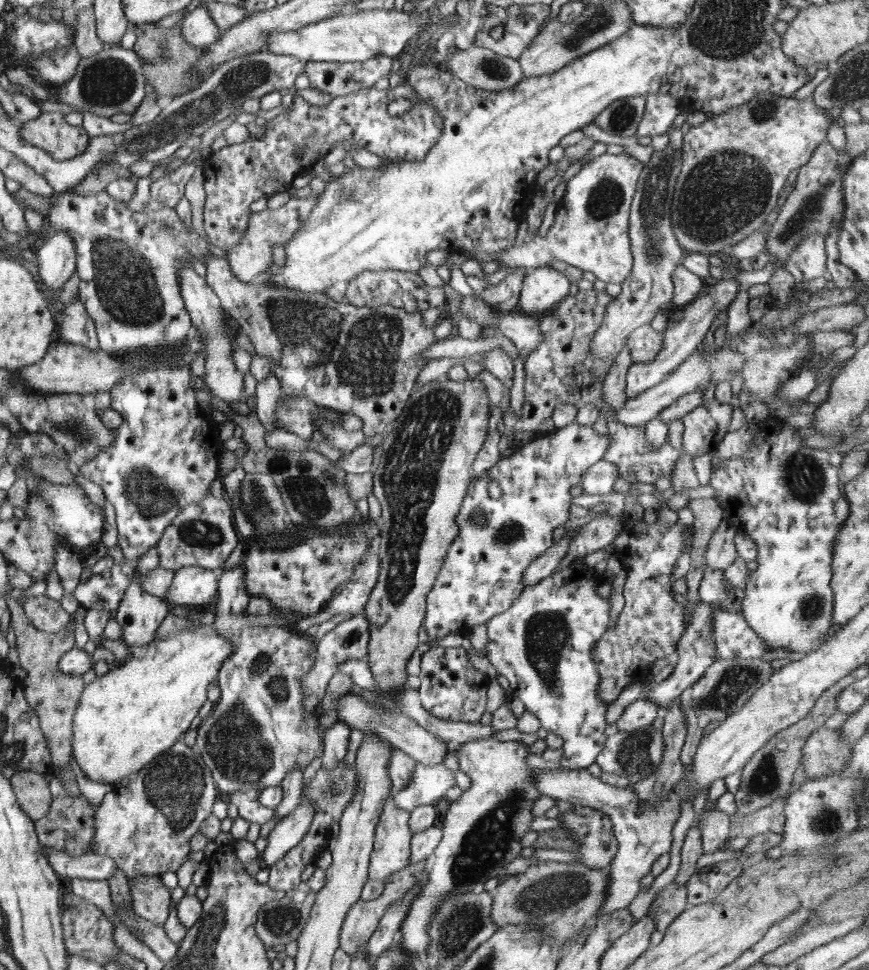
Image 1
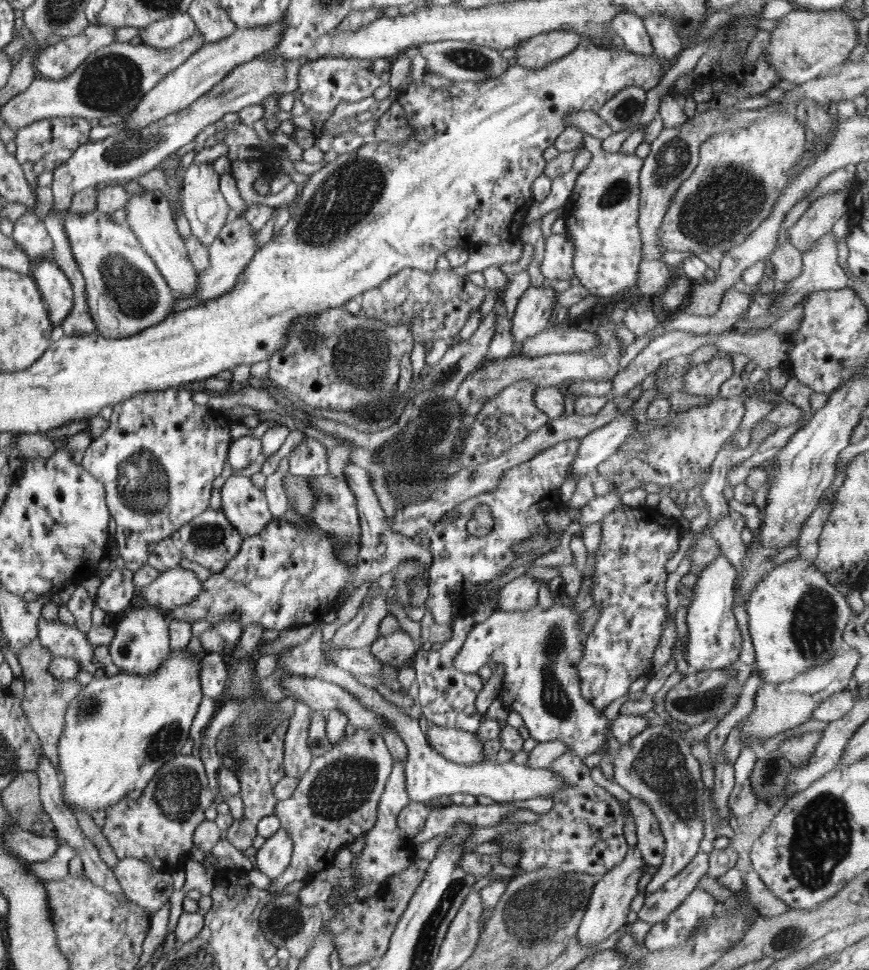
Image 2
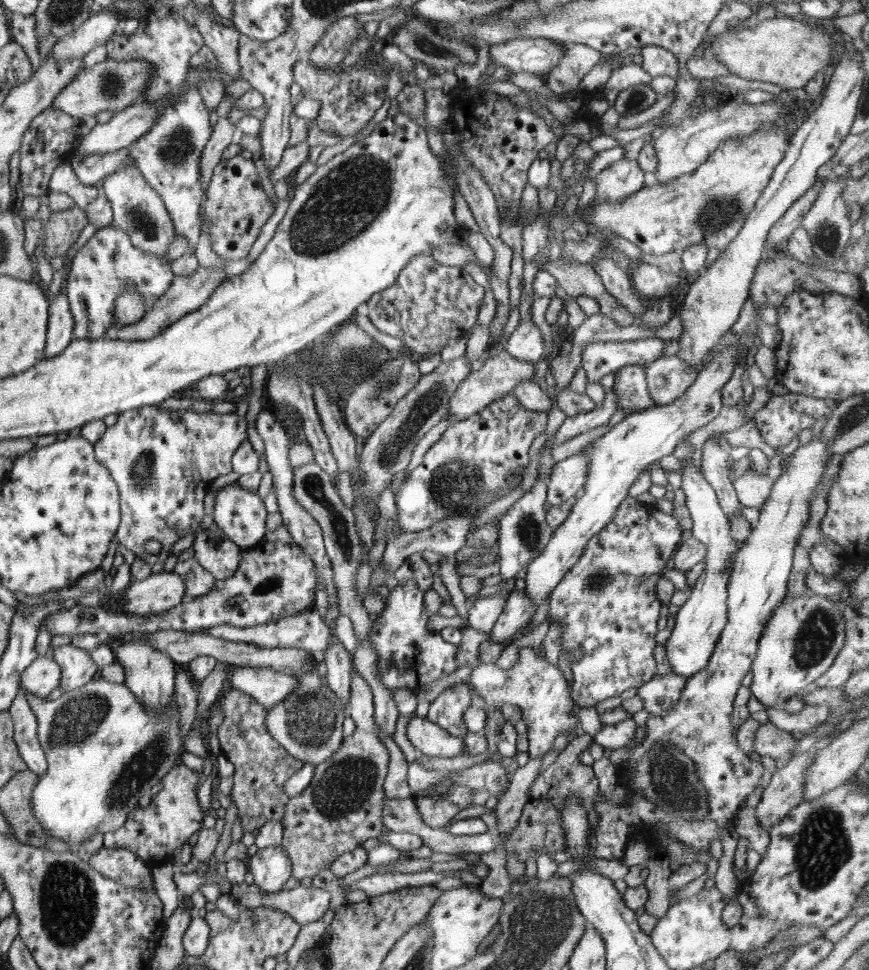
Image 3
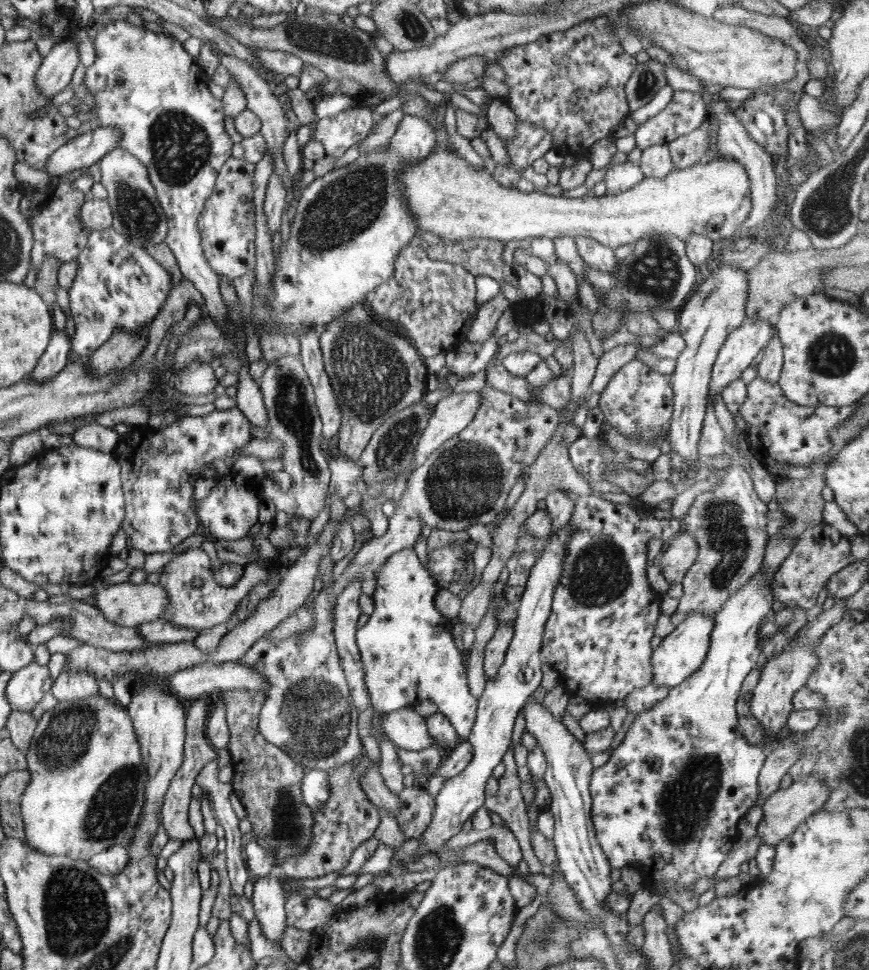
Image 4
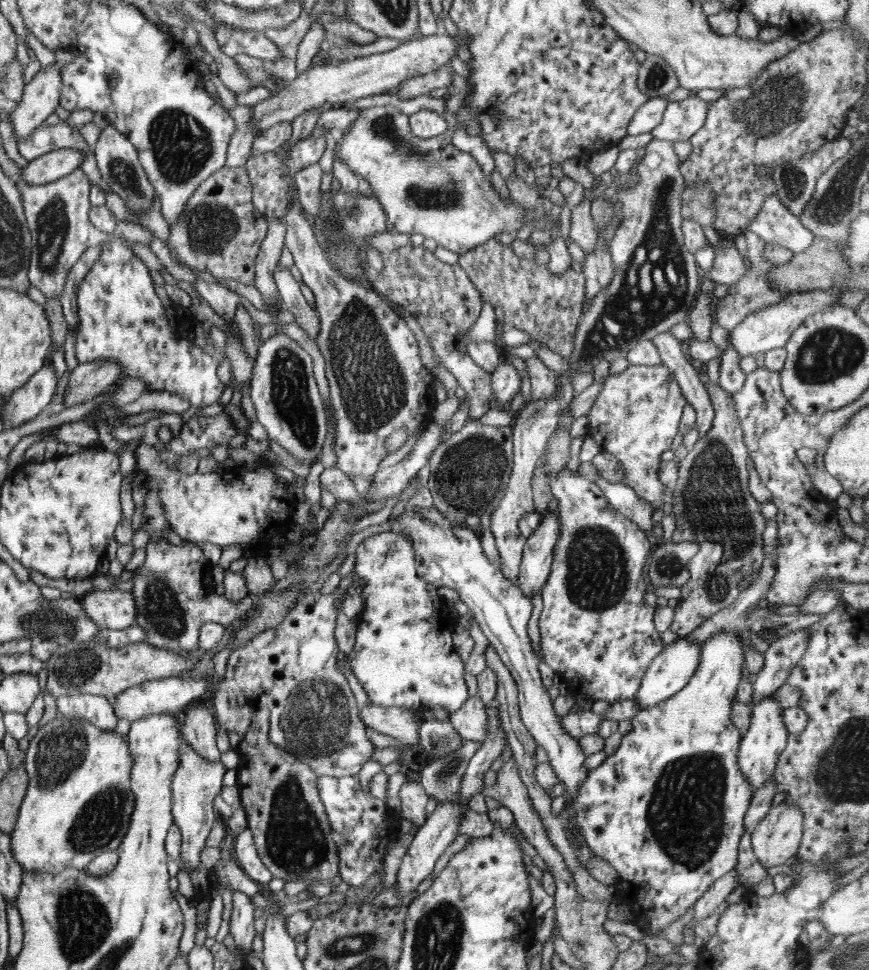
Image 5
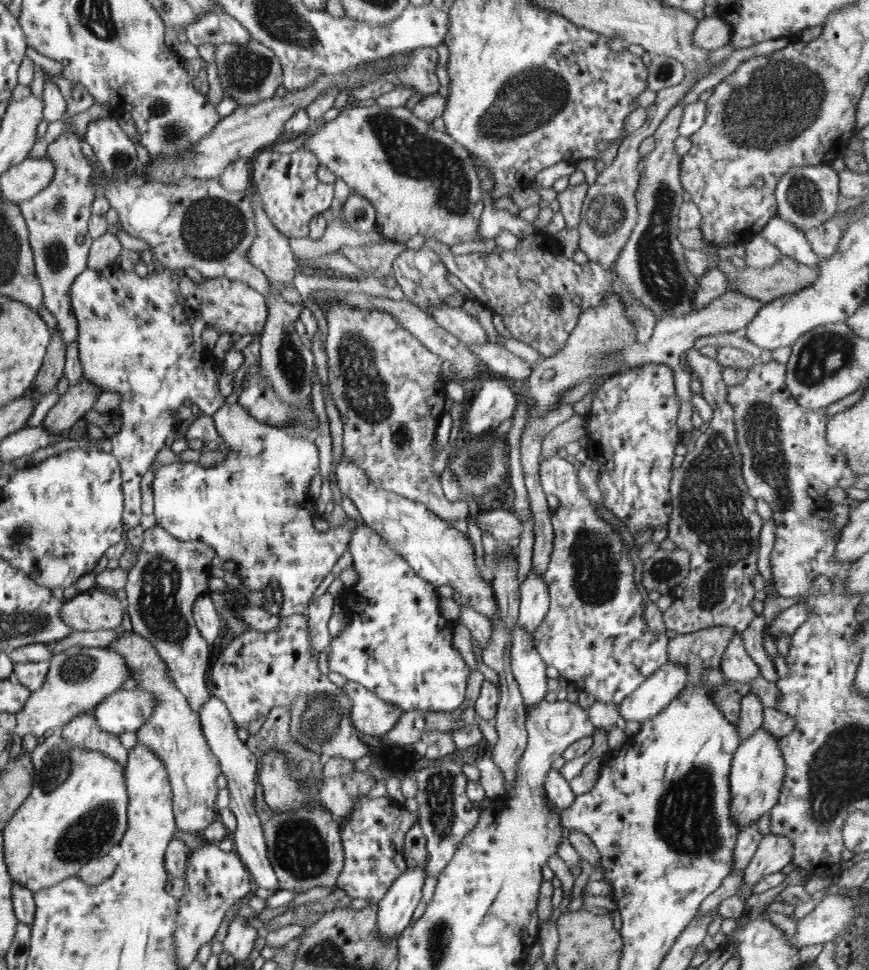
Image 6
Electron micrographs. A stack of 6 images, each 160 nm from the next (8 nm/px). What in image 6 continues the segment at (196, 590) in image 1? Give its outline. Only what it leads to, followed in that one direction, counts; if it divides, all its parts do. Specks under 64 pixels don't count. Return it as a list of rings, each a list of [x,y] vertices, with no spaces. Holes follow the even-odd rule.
[[[94,588],[65,600],[61,617],[74,631],[116,630],[125,608],[121,594]]]

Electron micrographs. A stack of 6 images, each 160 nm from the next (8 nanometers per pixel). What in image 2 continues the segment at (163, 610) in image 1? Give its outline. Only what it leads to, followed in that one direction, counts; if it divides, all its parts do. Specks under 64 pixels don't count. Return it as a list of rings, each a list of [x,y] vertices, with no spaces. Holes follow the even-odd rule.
[[[153,606],[133,607],[120,622],[109,644],[111,660],[124,673],[149,675],[169,657],[169,620],[166,612]]]

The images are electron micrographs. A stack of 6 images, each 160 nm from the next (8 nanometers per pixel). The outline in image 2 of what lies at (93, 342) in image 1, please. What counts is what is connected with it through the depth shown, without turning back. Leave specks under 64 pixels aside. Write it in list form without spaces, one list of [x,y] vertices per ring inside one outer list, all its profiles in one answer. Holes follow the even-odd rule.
[[[262,57],[242,63],[233,68],[220,84],[216,84],[210,92],[200,96],[194,104],[181,111],[133,131],[121,131],[104,140],[88,141],[79,146],[68,160],[65,160],[51,171],[53,179],[53,207],[51,216],[46,217],[45,226],[53,241],[53,259],[60,265],[73,288],[73,307],[68,316],[61,322],[59,334],[63,336],[80,336],[94,333],[95,322],[89,313],[85,299],[85,280],[78,268],[76,260],[70,252],[66,225],[63,224],[63,214],[71,208],[73,196],[90,187],[103,187],[110,182],[129,182],[144,176],[157,165],[176,152],[182,146],[190,144],[195,136],[202,132],[208,124],[218,122],[228,112],[240,112],[243,108],[256,106],[264,102],[270,95],[293,94],[299,88],[299,70],[303,60],[272,59],[267,61]]]

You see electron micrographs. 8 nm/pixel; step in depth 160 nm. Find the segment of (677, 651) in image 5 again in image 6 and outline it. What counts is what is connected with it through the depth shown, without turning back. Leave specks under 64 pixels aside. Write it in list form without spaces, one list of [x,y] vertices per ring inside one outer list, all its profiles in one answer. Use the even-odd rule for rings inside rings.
[[[668,660],[618,704],[621,724],[629,721],[642,724],[658,716],[685,688],[688,676],[684,665]]]

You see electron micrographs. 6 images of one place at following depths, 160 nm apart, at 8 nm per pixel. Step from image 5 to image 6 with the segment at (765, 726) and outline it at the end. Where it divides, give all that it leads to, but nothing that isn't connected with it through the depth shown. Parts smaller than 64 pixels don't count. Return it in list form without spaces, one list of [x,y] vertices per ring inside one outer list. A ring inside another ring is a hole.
[[[759,726],[750,738],[743,740],[734,751],[730,769],[731,815],[739,828],[753,825],[760,816],[777,804],[785,777],[785,760],[779,738]]]

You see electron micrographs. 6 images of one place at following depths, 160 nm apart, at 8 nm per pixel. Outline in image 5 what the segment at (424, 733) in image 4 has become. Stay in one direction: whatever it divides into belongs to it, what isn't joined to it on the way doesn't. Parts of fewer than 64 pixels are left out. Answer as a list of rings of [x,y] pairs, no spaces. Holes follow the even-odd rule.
[[[370,705],[360,712],[360,720],[366,727],[373,728],[382,734],[396,738],[403,745],[418,744],[419,724],[416,712],[400,707],[382,707]]]

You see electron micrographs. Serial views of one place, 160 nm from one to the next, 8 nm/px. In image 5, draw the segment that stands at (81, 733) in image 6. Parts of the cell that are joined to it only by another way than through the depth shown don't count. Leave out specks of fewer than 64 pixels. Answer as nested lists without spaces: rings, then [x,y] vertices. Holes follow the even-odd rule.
[[[76,693],[62,695],[57,698],[58,713],[68,720],[84,720],[92,723],[104,732],[114,731],[117,718],[113,710],[113,702],[106,697]]]

